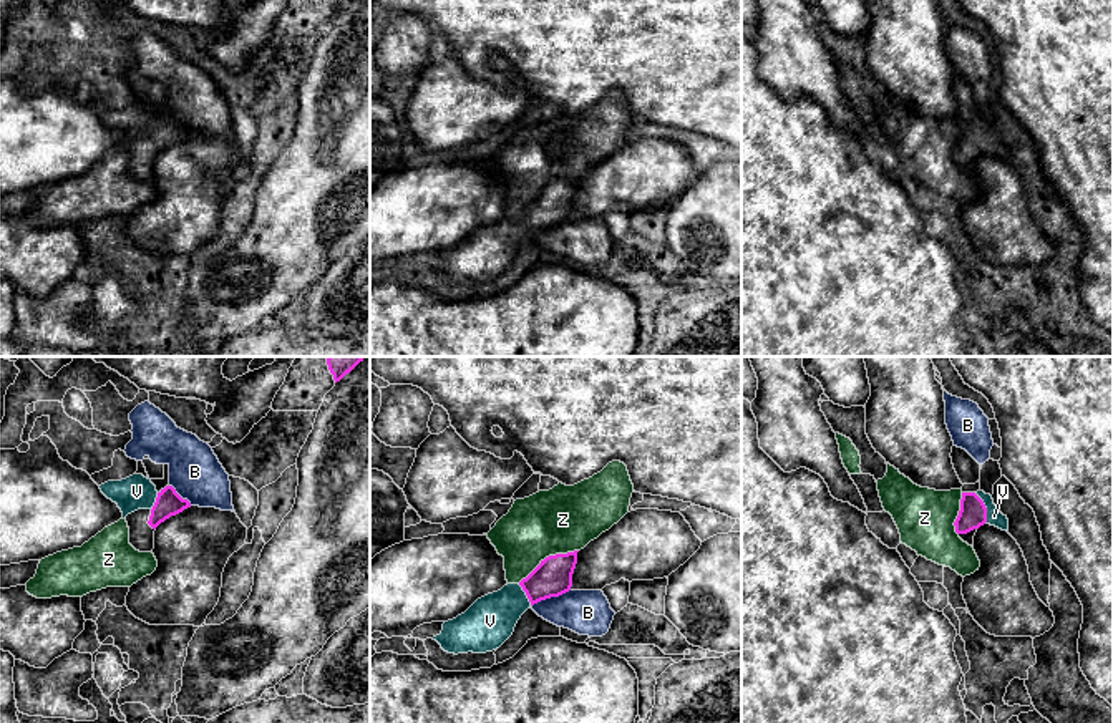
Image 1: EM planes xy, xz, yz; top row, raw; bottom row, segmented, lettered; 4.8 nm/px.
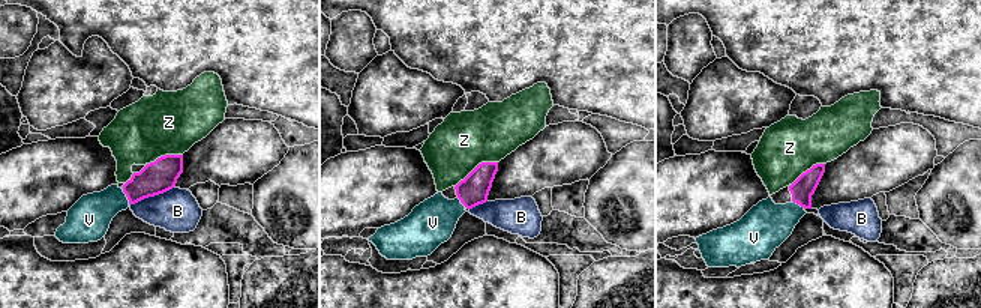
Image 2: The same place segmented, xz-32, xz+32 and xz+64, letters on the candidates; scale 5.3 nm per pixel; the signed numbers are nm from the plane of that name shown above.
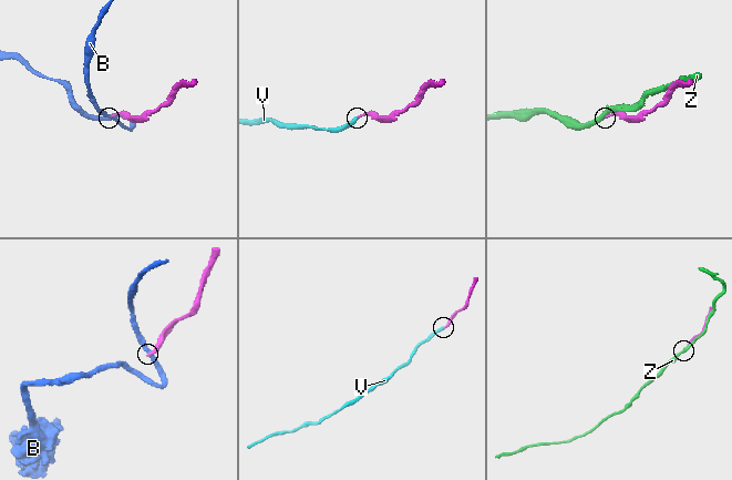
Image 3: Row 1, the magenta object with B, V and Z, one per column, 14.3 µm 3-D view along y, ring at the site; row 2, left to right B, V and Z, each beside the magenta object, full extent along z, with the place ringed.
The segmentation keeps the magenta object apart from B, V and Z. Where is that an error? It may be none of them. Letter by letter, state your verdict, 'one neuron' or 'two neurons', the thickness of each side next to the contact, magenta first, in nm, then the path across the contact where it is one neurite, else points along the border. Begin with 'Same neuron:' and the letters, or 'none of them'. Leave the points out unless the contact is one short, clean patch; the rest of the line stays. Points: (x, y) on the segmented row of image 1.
Same neuron: V
B: two neurons; 190 nm thick on the magenta side, 220 nm on the other; border along xz (569, 589), (541, 599), (533, 606)
V: one neuron; 140 nm thick on the magenta side, 80 nm on the other; runs through yz (972, 514), (986, 508), (994, 516)
Z: two neurons; 190 nm thick on the magenta side, 320 nm on the other

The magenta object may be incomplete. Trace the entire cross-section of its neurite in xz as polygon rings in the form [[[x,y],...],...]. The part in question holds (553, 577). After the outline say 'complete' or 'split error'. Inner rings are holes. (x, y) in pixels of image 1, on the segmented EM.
[[[577,552],[549,556],[519,584],[508,584],[501,590],[478,599],[464,614],[443,624],[440,635],[433,637],[448,653],[486,653],[499,648],[514,632],[521,615],[534,604],[559,597],[571,590]]] | split error

